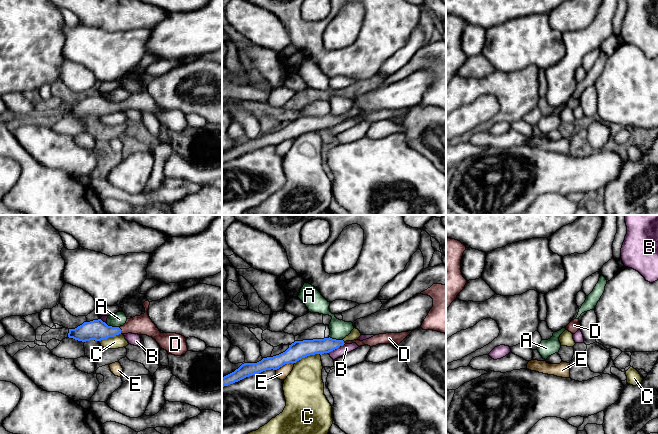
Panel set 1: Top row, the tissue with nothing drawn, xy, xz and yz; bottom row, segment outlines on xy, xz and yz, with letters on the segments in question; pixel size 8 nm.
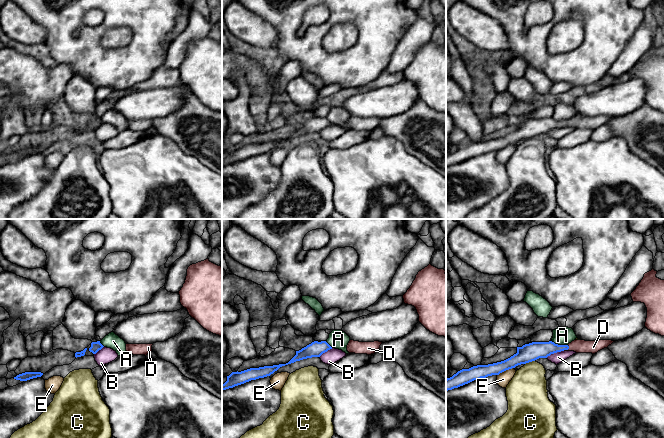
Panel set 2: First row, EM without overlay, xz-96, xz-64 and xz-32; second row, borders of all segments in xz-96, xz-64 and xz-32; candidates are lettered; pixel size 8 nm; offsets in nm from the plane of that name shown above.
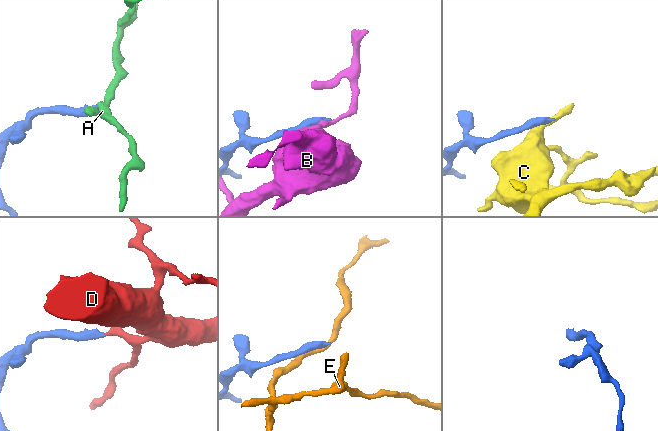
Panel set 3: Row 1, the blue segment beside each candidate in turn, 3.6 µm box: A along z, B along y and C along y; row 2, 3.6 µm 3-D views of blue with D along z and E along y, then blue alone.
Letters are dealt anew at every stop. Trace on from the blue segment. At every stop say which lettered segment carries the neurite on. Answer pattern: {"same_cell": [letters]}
{"same_cell": ["D"]}

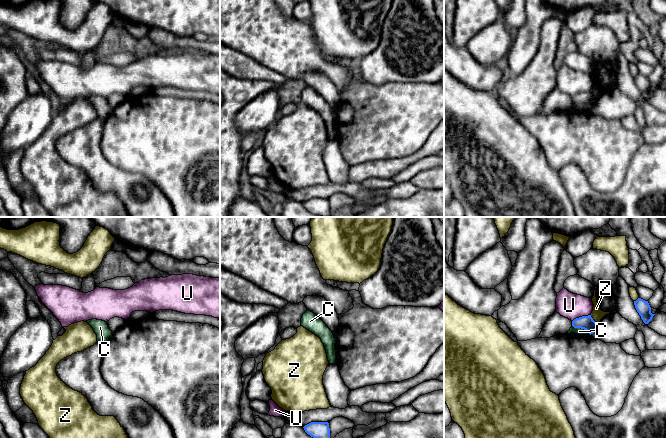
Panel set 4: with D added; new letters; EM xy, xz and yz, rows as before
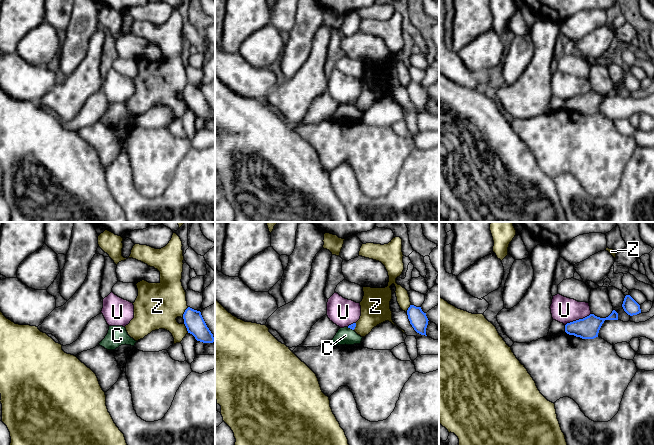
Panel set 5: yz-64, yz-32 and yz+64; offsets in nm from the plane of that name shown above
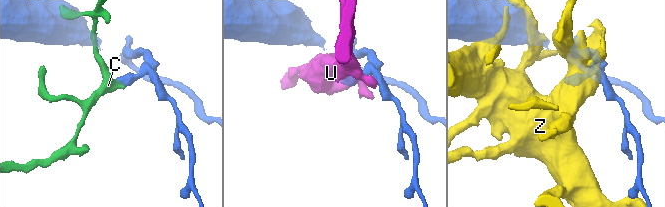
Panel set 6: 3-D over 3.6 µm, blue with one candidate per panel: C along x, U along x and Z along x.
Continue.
{"same_cell": []}

